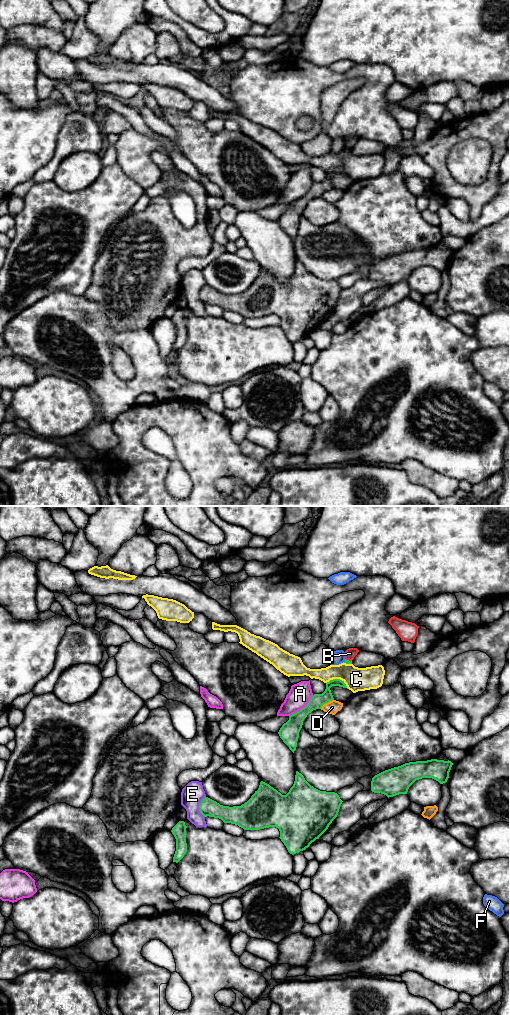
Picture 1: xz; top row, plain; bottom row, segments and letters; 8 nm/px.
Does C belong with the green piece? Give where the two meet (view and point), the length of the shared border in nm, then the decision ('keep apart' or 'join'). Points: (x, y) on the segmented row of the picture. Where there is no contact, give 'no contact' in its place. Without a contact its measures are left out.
xz (338, 679) | 190 nm | keep apart

